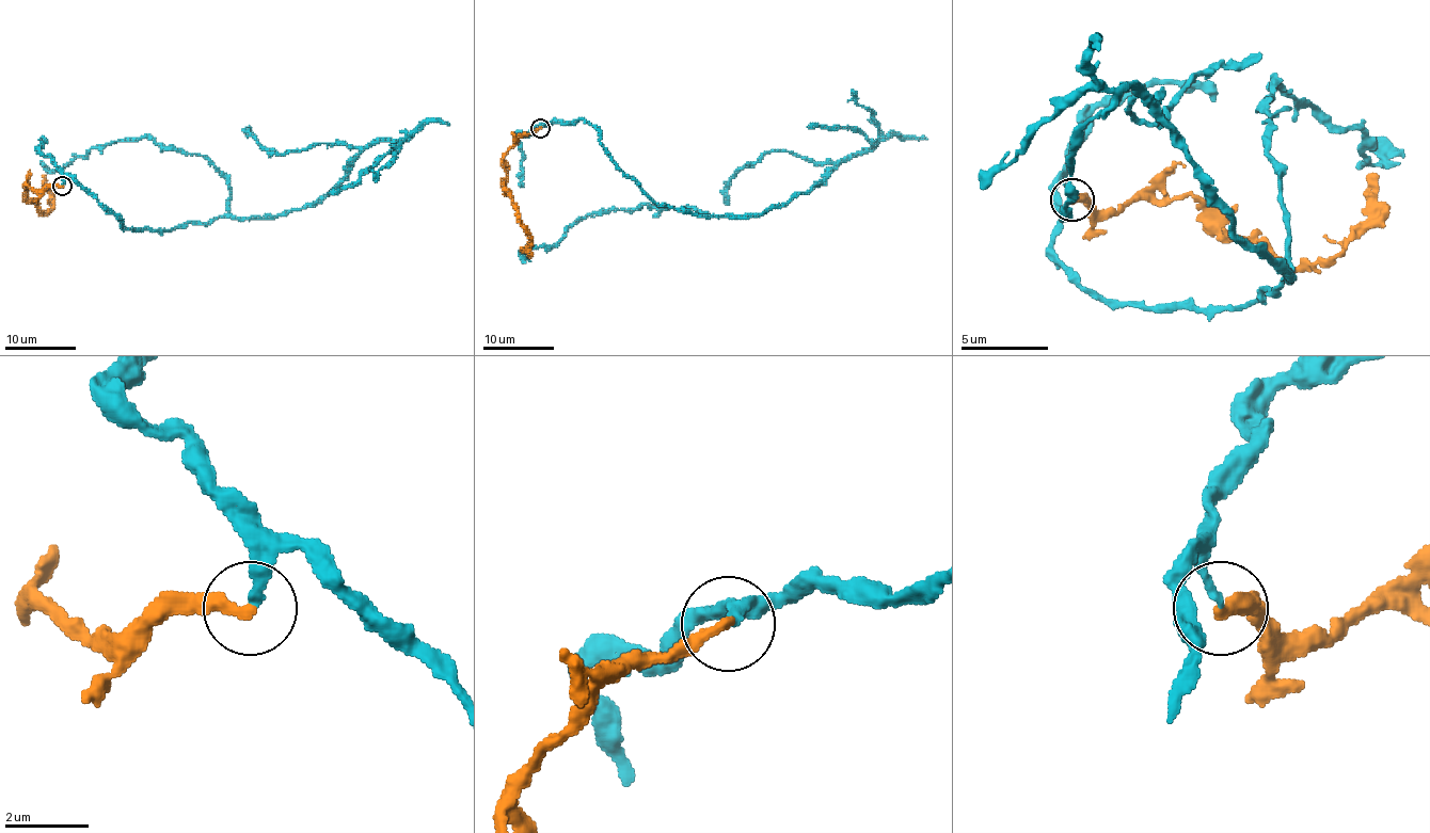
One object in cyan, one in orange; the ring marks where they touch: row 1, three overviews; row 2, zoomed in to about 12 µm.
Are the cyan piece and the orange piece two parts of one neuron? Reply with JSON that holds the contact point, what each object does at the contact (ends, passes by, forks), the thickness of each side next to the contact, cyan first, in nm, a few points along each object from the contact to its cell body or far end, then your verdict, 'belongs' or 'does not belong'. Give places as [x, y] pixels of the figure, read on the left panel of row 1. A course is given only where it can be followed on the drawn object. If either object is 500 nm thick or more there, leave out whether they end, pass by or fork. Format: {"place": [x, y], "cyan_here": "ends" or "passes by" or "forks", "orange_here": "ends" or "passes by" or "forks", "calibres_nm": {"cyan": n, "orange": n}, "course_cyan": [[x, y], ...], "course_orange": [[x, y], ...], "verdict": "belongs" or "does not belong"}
{"place": [62, 186], "cyan_here": "ends", "orange_here": "ends", "calibres_nm": {"cyan": 200, "orange": 280}, "course_cyan": [[61, 186], [74, 177], [127, 228], [277, 218], [329, 191], [359, 150], [315, 143], [269, 154], [249, 125]], "course_orange": [[61, 186], [45, 186], [35, 191], [26, 181], [28, 196], [42, 213], [50, 208], [50, 196], [42, 175]], "verdict": "does not belong"}

